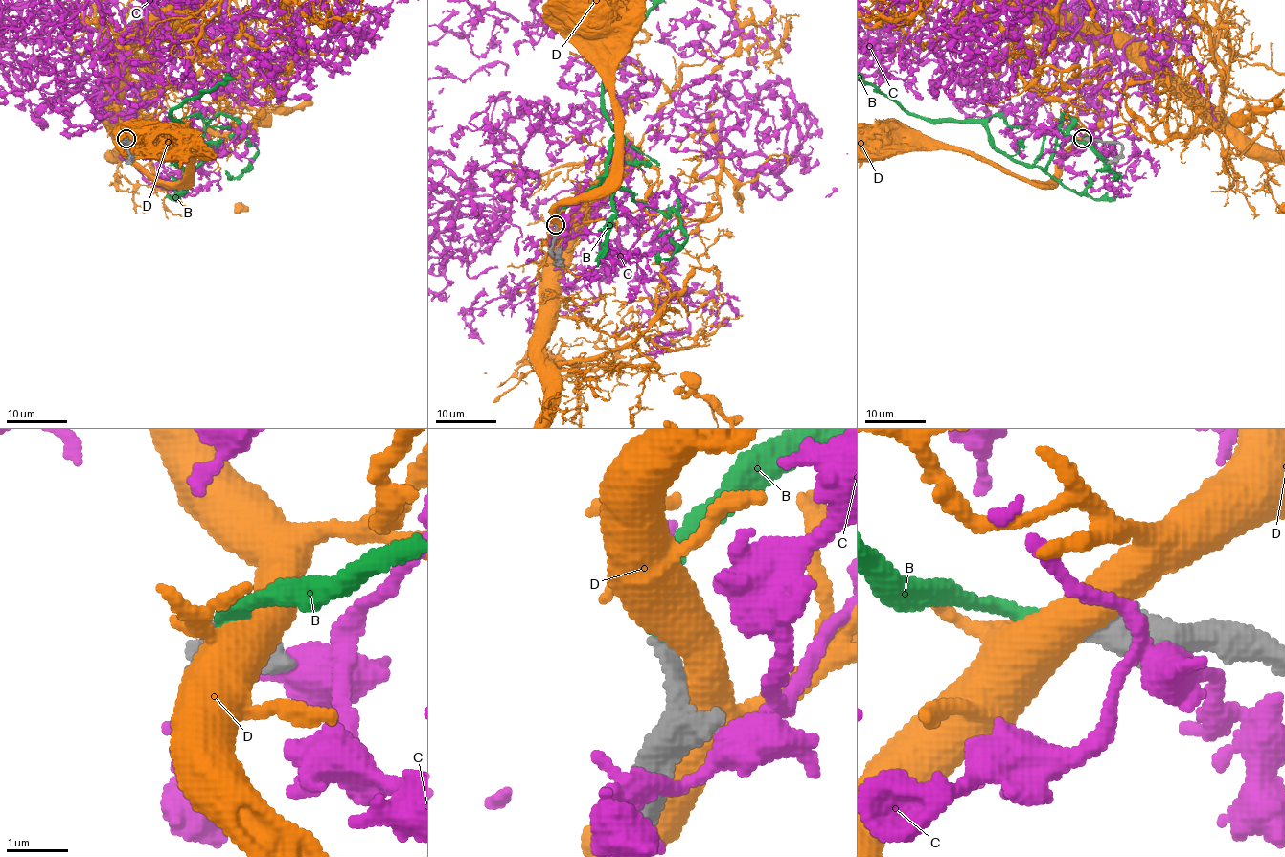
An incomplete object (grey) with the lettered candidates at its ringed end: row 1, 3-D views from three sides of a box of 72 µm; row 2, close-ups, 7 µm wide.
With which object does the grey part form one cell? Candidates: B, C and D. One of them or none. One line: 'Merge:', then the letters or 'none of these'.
Merge: B

